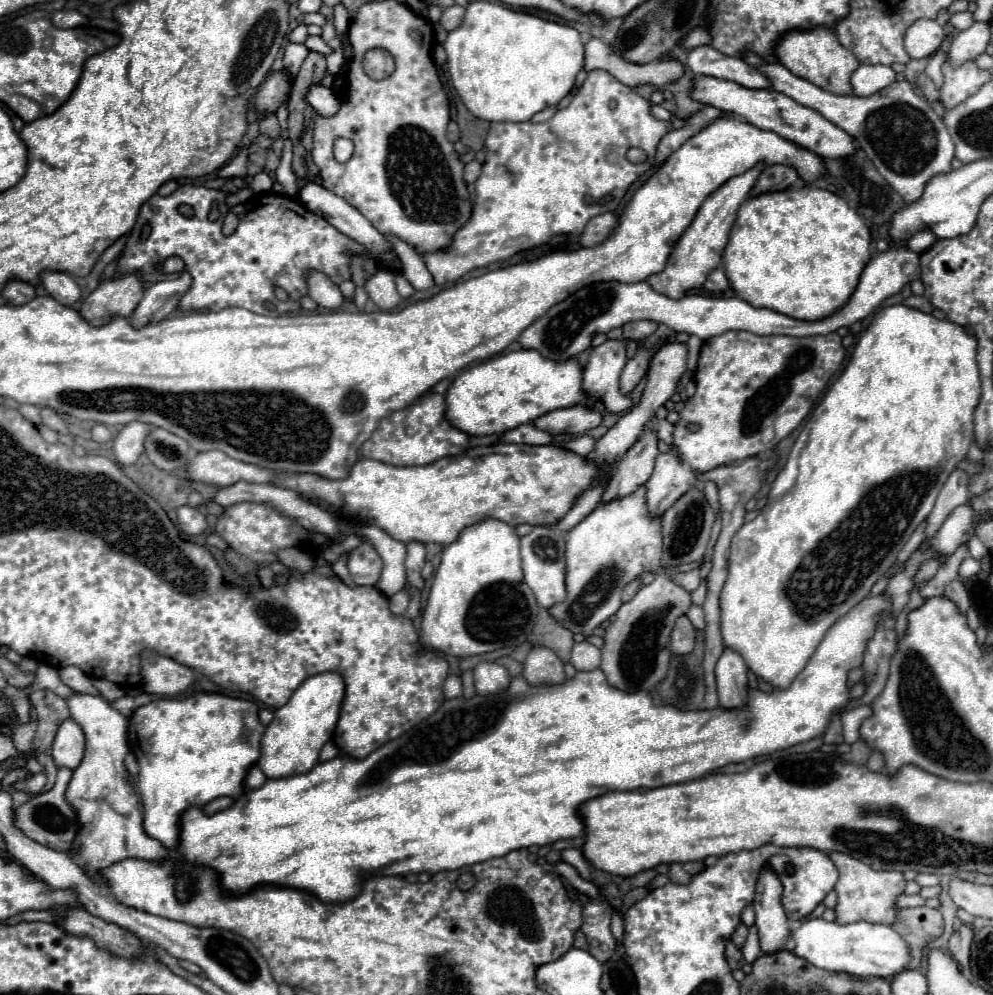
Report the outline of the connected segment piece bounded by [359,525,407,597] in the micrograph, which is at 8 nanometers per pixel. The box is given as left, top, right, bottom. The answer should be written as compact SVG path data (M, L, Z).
M375 525L359 527L359 531L373 543L379 557L383 559L383 573L377 583L377 589L385 593L387 597L395 595L405 587L405 553L407 545L389 537L385 531L381 531Z

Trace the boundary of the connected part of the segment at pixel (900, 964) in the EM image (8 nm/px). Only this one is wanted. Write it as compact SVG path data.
M821 917L801 921L799 929L793 931L791 935L789 949L819 969L843 971L857 977L887 979L895 973L905 971L911 961L909 945L903 941L903 937L897 931L893 931L893 927L867 923L867 921L857 921L849 925L839 925L835 921L827 923Z

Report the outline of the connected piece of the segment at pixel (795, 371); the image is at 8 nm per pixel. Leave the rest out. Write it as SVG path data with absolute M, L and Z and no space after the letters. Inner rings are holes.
M727 331L703 343L699 355L699 367L695 373L697 391L685 403L685 409L679 413L679 423L673 433L673 449L669 453L659 453L655 471L645 483L647 487L647 505L653 515L665 513L685 491L697 483L697 475L717 469L721 465L731 465L747 457L755 457L763 451L771 451L781 439L785 439L813 409L815 399L827 387L831 375L841 367L845 357L845 347L839 333L819 335L819 337L785 337L769 335L761 337L749 331ZM689 425L699 425L697 431L691 431Z

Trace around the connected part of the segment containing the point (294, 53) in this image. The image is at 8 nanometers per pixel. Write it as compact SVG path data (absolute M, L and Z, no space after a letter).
M289 43L289 45L287 45L285 57L283 57L283 61L285 61L285 69L283 69L283 71L285 71L285 75L287 75L289 81L295 79L295 75L297 75L297 71L299 71L301 63L305 61L307 53L309 53L309 49L307 49L305 45L301 45L301 43Z

